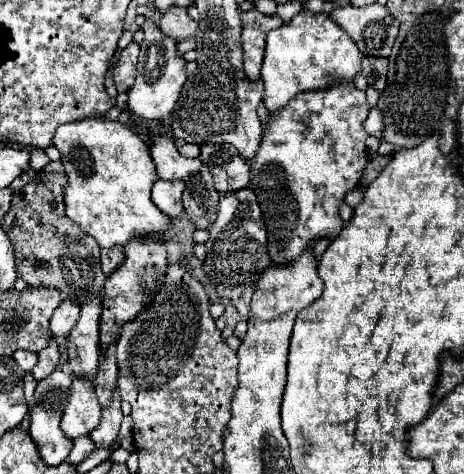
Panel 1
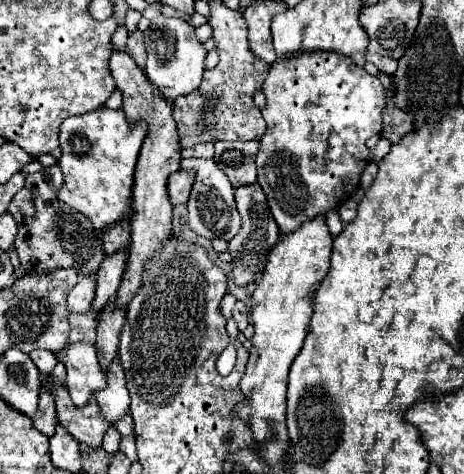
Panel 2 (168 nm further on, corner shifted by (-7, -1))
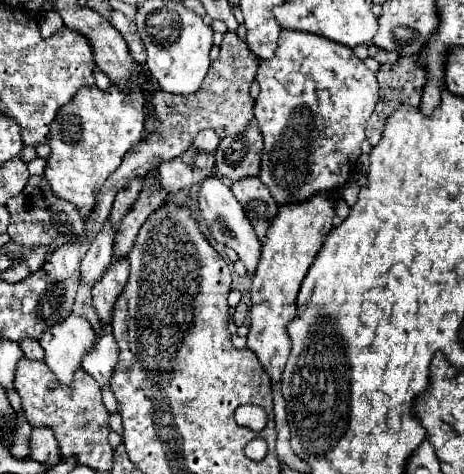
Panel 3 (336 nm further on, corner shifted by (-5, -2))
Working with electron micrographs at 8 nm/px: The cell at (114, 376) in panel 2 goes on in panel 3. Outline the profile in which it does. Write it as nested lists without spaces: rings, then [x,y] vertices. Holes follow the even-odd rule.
[[[103,334],[97,338],[97,346],[93,348],[93,354],[85,356],[85,364],[83,370],[99,384],[101,390],[111,388],[111,376],[113,370],[117,366],[117,342],[113,338],[113,334]]]

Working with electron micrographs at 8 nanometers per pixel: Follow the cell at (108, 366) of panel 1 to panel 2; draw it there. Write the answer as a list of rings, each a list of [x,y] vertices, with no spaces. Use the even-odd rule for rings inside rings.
[[[107,305],[103,309],[103,317],[97,321],[97,353],[99,353],[99,363],[103,371],[107,371],[109,363],[113,357],[117,357],[117,345],[119,345],[119,335],[125,323],[125,309],[115,309]]]

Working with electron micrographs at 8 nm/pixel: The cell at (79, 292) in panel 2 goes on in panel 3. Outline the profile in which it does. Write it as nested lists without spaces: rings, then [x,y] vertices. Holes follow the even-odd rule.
[[[109,222],[103,224],[103,230],[93,240],[91,248],[87,250],[85,258],[81,260],[81,282],[89,288],[95,286],[97,280],[101,280],[101,274],[107,272],[111,264],[113,254],[113,236],[115,232],[109,230]]]

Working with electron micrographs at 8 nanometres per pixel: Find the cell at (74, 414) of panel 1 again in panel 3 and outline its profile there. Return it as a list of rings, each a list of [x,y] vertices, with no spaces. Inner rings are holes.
[[[67,316],[61,324],[49,328],[39,344],[45,350],[45,364],[53,370],[63,386],[75,380],[75,372],[81,368],[83,358],[95,346],[95,332],[91,324],[81,316]]]

